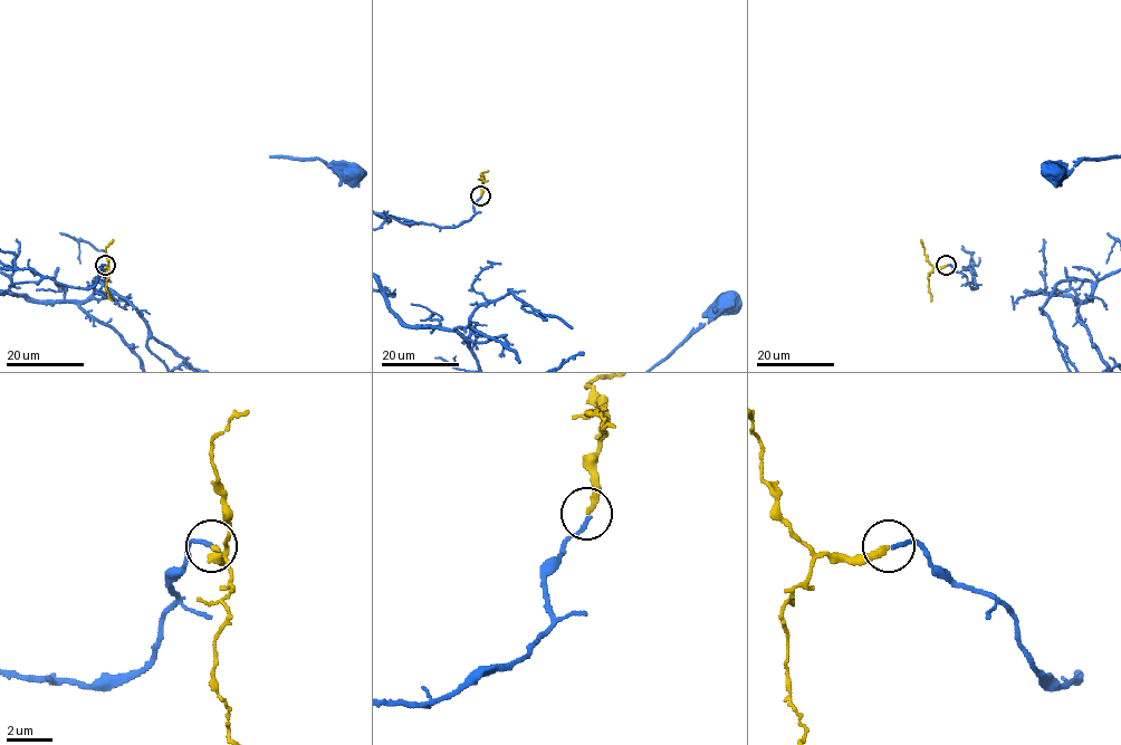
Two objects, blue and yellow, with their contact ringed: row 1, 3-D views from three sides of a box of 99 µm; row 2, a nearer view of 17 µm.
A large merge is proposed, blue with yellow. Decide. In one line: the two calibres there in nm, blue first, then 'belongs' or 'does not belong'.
180/280 nm | belongs

